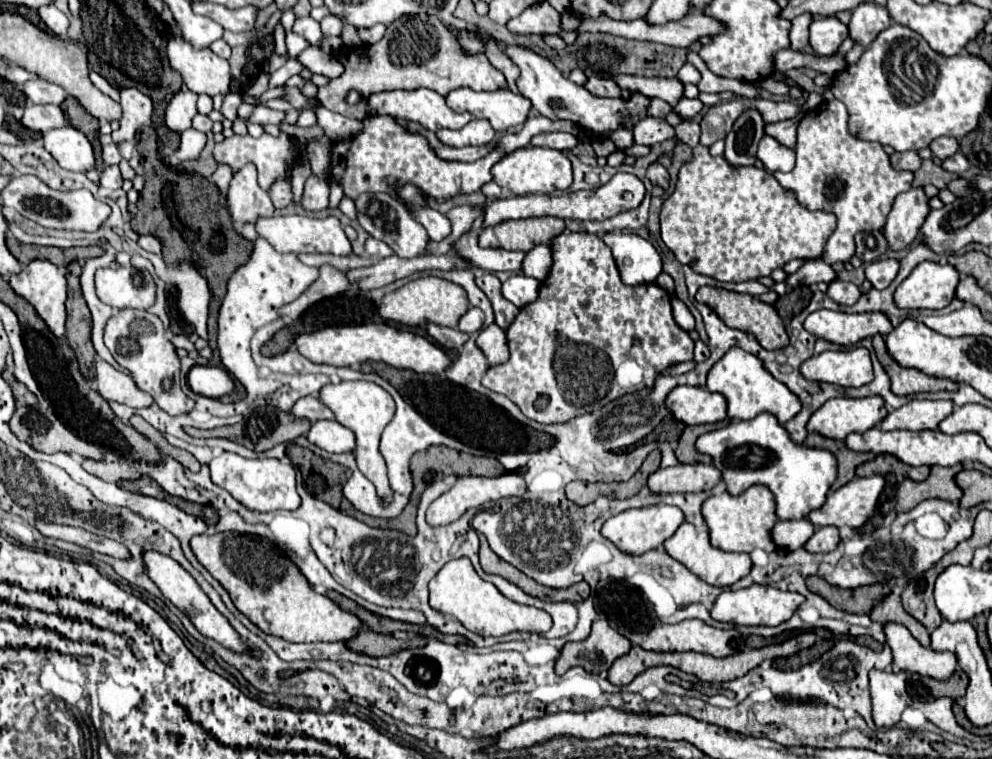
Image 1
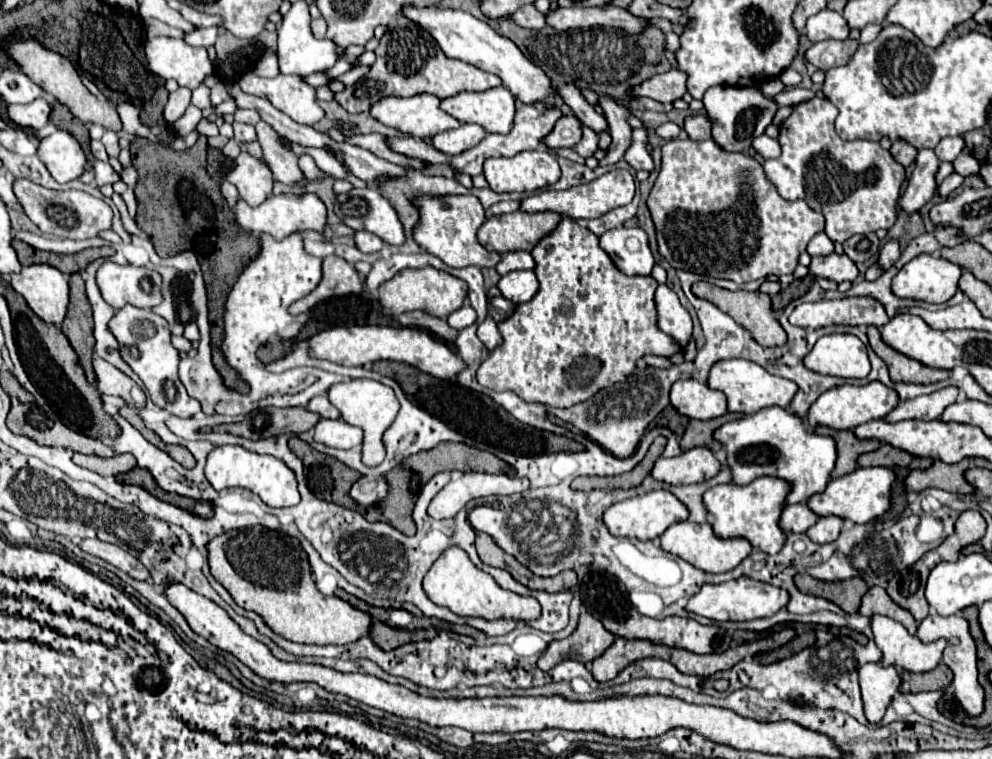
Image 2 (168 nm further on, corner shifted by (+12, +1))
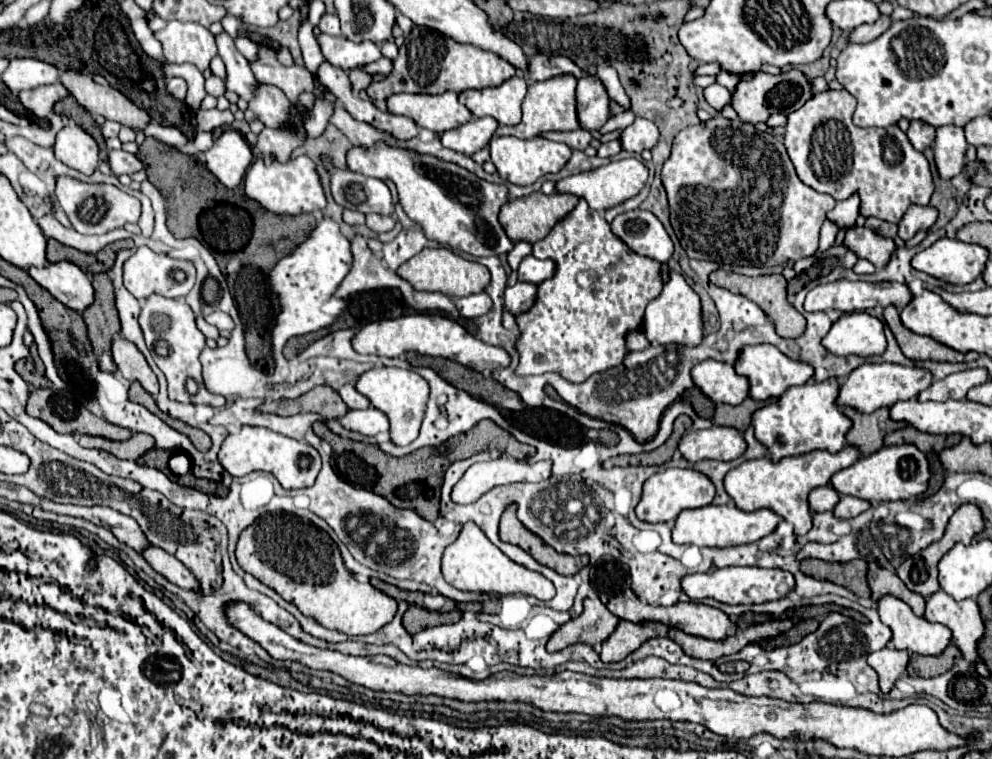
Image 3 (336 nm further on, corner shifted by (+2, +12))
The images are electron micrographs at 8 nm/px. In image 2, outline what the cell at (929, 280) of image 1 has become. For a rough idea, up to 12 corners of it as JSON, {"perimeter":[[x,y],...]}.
{"perimeter":[[918,255],[892,279],[900,299],[946,303],[962,269]]}

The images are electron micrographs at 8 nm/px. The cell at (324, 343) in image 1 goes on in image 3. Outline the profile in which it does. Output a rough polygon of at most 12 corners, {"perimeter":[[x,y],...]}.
{"perimeter":[[440,314],[370,322],[360,354],[442,356],[478,372],[510,354]]}

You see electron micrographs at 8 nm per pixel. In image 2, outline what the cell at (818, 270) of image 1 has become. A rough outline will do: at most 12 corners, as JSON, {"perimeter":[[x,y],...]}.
{"perimeter":[[848,255],[814,257],[808,271],[836,283],[854,281]]}

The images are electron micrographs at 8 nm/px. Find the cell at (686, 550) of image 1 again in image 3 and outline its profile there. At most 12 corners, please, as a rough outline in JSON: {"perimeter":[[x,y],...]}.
{"perimeter":[[732,502],[684,510],[672,540],[710,548],[750,544],[784,518]]}

